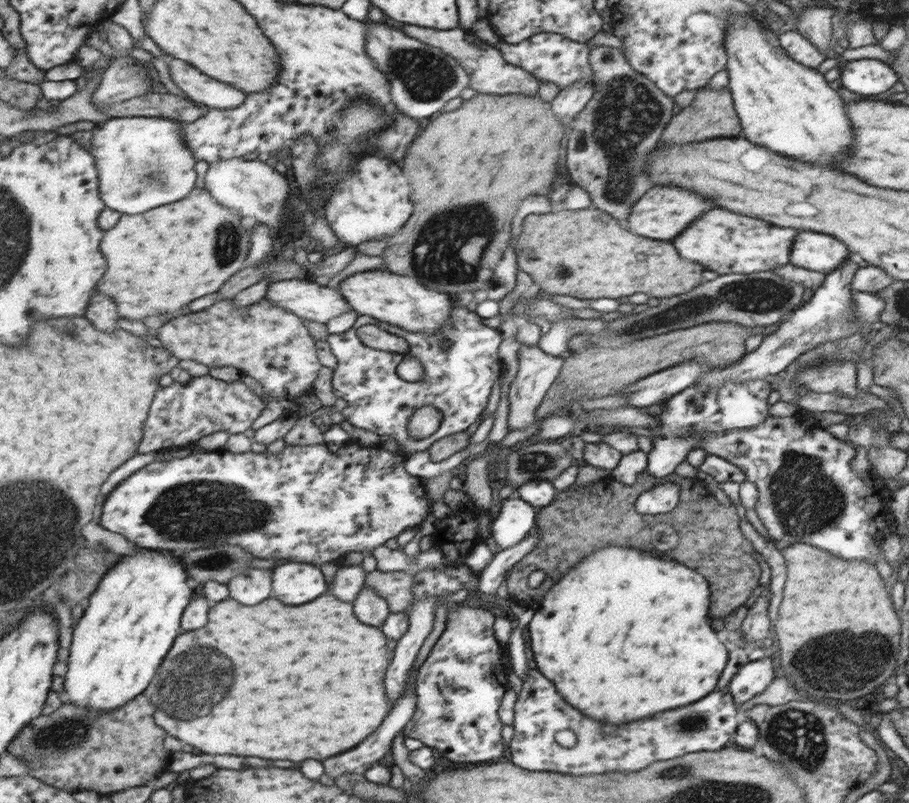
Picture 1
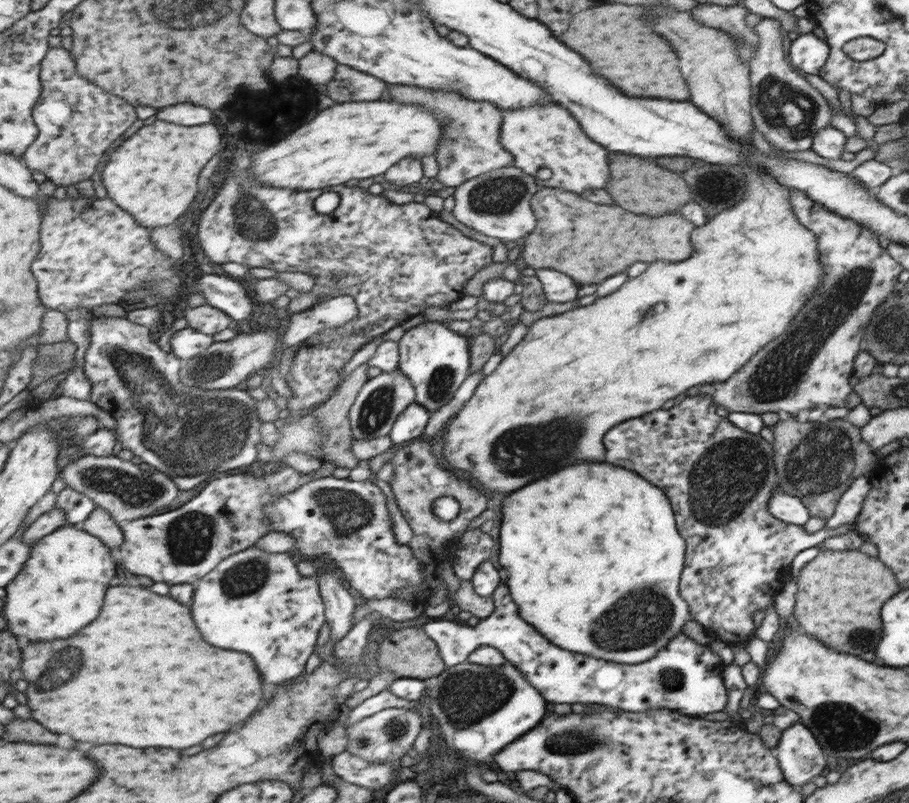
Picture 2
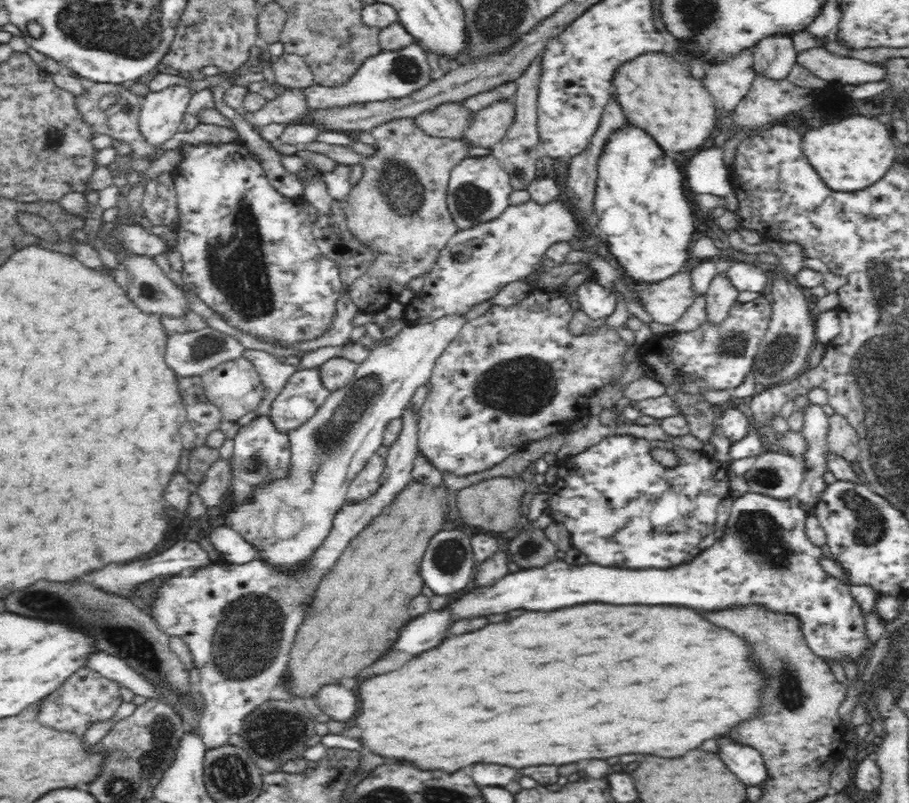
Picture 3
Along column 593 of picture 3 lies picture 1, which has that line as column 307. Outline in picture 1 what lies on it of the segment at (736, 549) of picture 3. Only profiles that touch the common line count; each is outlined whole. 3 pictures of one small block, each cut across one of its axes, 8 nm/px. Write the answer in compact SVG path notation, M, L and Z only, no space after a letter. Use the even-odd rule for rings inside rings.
M286 564L276 570L276 594L292 606L308 604L328 592L328 582L322 567L312 564Z

